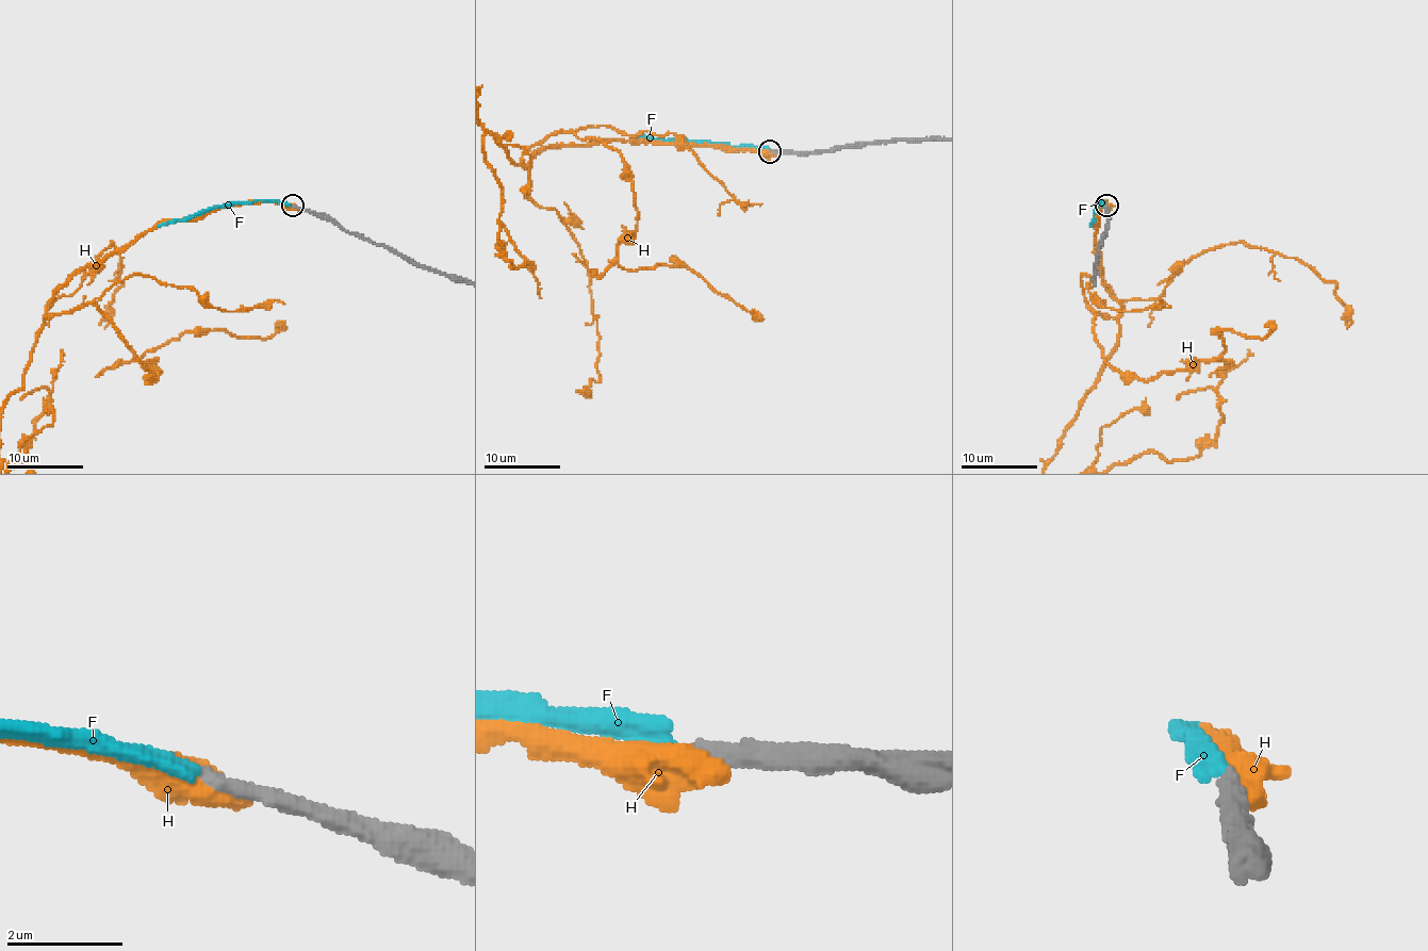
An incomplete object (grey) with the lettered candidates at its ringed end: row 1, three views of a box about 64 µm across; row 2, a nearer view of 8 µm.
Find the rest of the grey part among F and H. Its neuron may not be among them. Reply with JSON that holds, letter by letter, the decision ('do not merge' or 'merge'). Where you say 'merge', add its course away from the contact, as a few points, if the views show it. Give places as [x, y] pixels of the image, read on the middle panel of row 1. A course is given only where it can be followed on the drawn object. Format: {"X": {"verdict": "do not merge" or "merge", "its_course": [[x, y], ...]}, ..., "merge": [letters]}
{"F": {"verdict": "merge", "its_course": [[769, 151], [747, 146], [671, 142], [635, 134]]}, "H": {"verdict": "do not merge"}, "merge": ["F"]}

